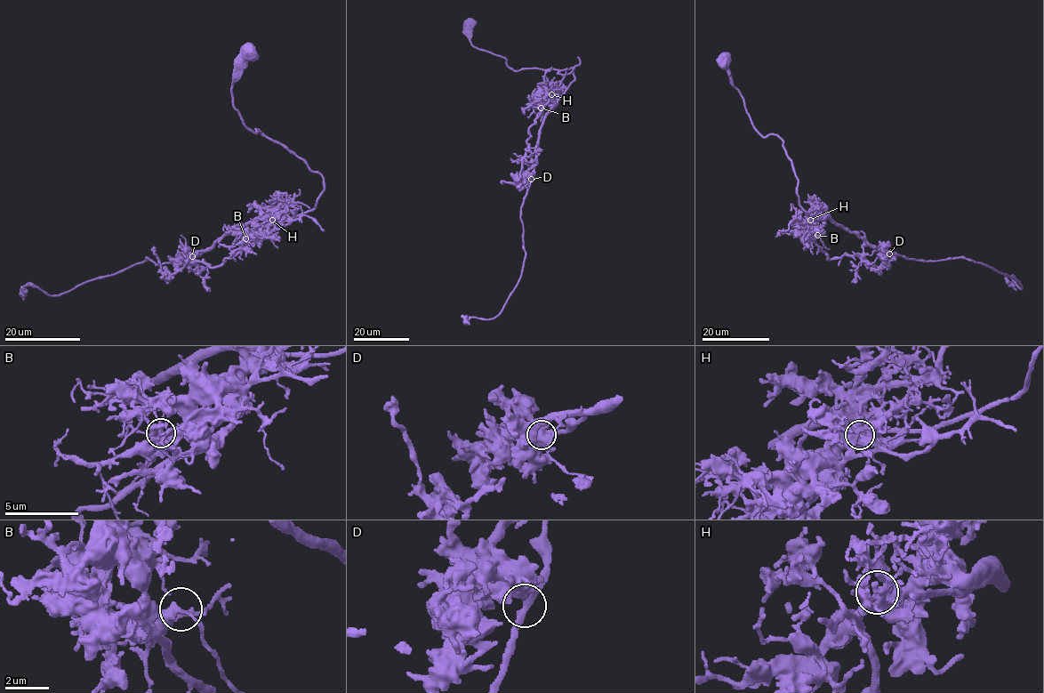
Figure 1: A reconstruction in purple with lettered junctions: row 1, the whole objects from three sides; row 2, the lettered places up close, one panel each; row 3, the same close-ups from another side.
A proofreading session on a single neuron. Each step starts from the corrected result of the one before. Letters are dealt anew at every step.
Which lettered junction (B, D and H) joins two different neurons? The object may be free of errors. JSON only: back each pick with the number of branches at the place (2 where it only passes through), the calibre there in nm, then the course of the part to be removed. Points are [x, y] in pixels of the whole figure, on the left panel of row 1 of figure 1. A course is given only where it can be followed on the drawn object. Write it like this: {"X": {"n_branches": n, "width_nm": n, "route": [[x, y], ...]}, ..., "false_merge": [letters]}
{"H": {"n_branches": 3, "width_nm": 300, "route": [[272, 219], [264, 237], [214, 267], [200, 261], [190, 261], [180, 269], [164, 274], [161, 271], [154, 246]]}, "false_merge": ["H"]}

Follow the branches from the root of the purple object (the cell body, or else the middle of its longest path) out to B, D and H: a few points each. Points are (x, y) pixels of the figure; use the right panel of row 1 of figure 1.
B: (726, 61), (752, 125), (782, 139), (799, 205), (811, 217), (806, 224), (817, 235)
D: (726, 61), (752, 125), (763, 136), (782, 139), (807, 213), (831, 217), (889, 253)
H: (726, 61), (752, 125), (763, 136), (782, 139), (799, 180), (799, 205), (810, 219)

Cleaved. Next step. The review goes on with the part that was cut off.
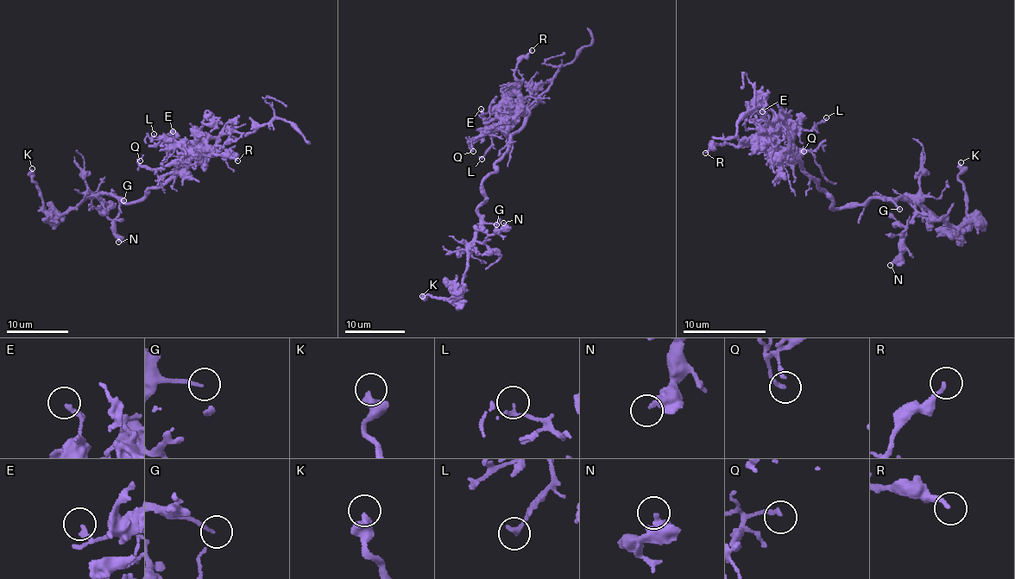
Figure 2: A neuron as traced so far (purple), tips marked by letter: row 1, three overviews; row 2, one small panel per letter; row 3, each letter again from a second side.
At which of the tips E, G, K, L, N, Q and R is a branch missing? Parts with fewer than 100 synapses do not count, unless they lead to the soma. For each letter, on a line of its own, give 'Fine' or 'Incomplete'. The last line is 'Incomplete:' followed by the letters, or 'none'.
E: Fine
G: Fine
K: Fine
L: Fine
N: Fine
Q: Fine
R: Fine
Incomplete: none

